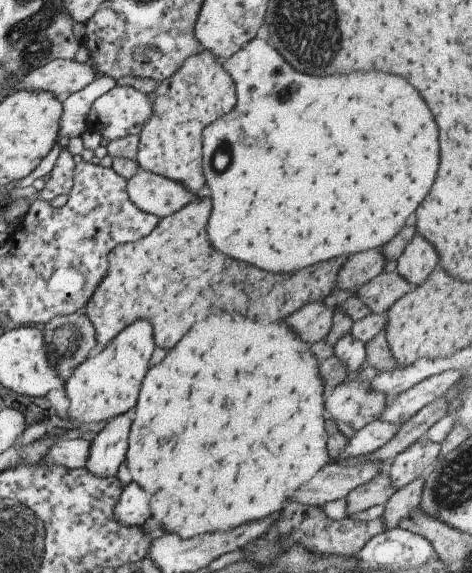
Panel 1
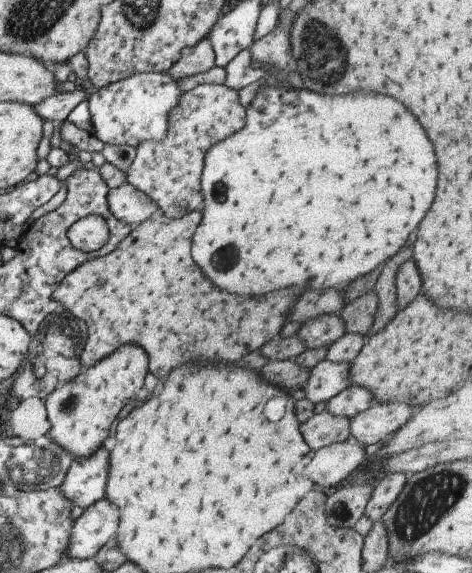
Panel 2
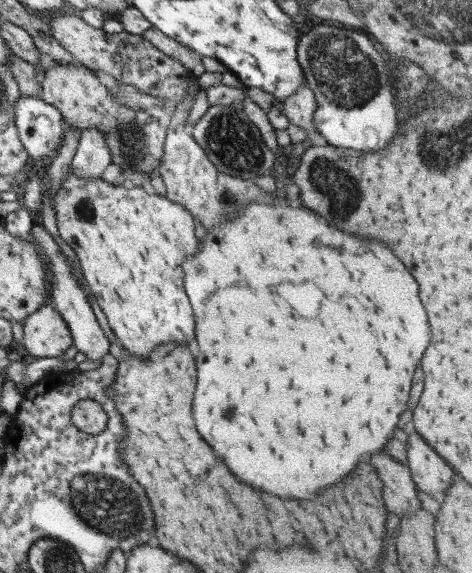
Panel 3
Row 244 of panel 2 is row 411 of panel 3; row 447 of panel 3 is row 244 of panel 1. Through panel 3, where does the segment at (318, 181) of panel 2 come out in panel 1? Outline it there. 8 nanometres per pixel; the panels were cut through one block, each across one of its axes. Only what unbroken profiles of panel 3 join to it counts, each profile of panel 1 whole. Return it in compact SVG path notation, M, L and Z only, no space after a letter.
M255 37L221 64L222 70L234 83L236 102L233 110L203 130L203 140L201 140L203 152L200 165L203 168L202 176L205 178L205 184L211 194L209 196L211 198L211 214L207 220L205 233L209 244L215 250L219 250L221 254L225 254L233 260L247 262L251 266L257 266L257 268L273 272L273 274L275 272L289 274L289 272L301 270L305 266L313 266L317 262L337 258L337 254L352 255L371 250L371 248L380 249L403 228L405 220L427 196L427 192L433 184L433 178L435 178L435 170L437 170L437 128L435 128L433 116L429 114L427 106L421 102L417 92L407 82L403 82L397 76L381 74L381 72L373 72L373 70L345 74L345 76L327 76L327 78L307 76L307 74L301 74L286 64L285 60L268 42Z

